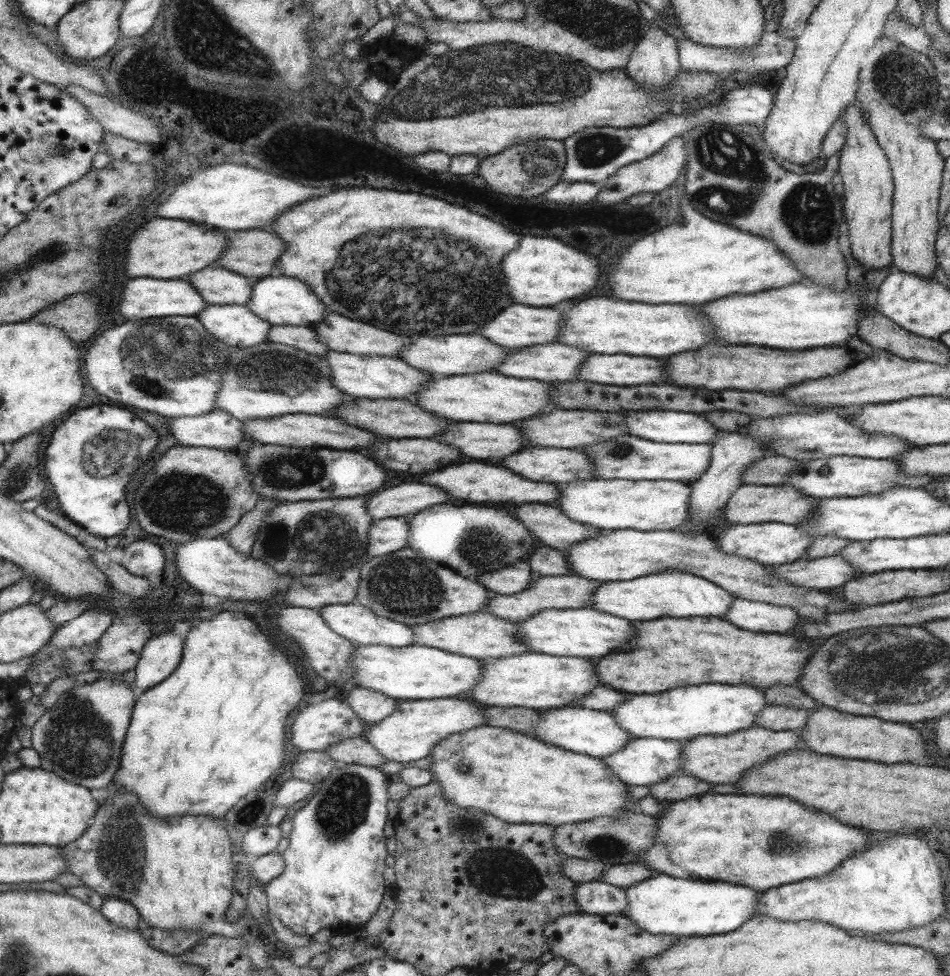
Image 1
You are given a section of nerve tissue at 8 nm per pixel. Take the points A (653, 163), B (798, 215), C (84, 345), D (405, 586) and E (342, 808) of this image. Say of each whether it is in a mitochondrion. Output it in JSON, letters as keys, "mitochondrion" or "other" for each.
{"A":"other","B":"mitochondrion","C":"other","D":"mitochondrion","E":"mitochondrion"}

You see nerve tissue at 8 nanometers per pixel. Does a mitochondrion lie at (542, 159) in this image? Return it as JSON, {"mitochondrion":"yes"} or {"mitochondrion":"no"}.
{"mitochondrion":"yes"}

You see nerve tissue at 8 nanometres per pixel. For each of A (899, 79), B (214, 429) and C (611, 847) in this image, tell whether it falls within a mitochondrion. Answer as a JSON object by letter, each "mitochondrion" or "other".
{"A":"mitochondrion","B":"other","C":"mitochondrion"}

